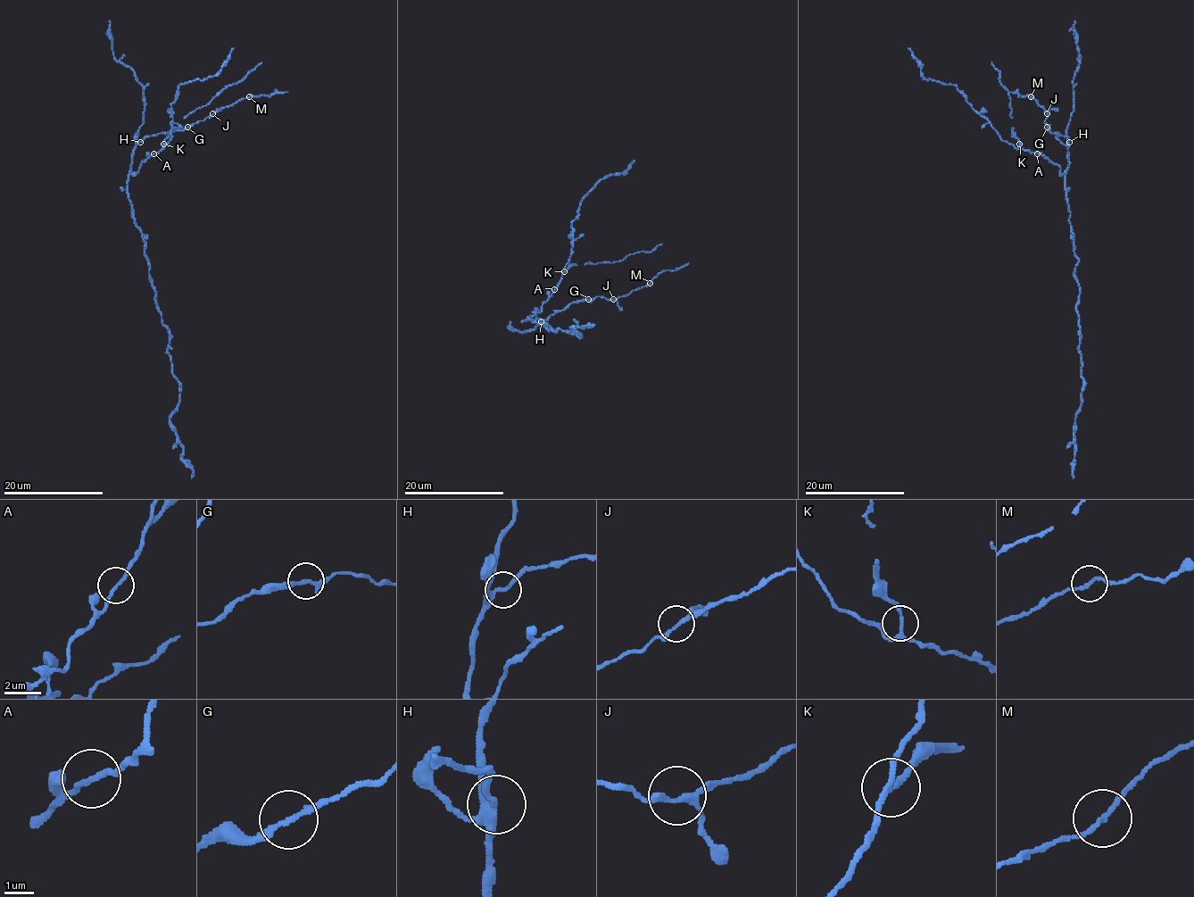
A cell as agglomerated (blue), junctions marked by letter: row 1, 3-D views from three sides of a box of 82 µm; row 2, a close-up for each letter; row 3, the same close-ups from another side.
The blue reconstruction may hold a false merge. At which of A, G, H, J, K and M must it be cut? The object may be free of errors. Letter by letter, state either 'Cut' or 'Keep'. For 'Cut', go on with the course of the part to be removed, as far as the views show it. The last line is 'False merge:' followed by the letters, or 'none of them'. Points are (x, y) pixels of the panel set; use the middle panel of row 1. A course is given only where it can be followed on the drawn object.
A: Keep
G: Keep
H: Keep
J: Keep
K: Keep
M: Keep
False merge: none of them

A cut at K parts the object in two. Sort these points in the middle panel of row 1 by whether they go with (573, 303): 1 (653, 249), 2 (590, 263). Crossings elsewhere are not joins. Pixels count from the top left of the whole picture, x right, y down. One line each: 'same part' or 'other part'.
1: other part
2: other part

